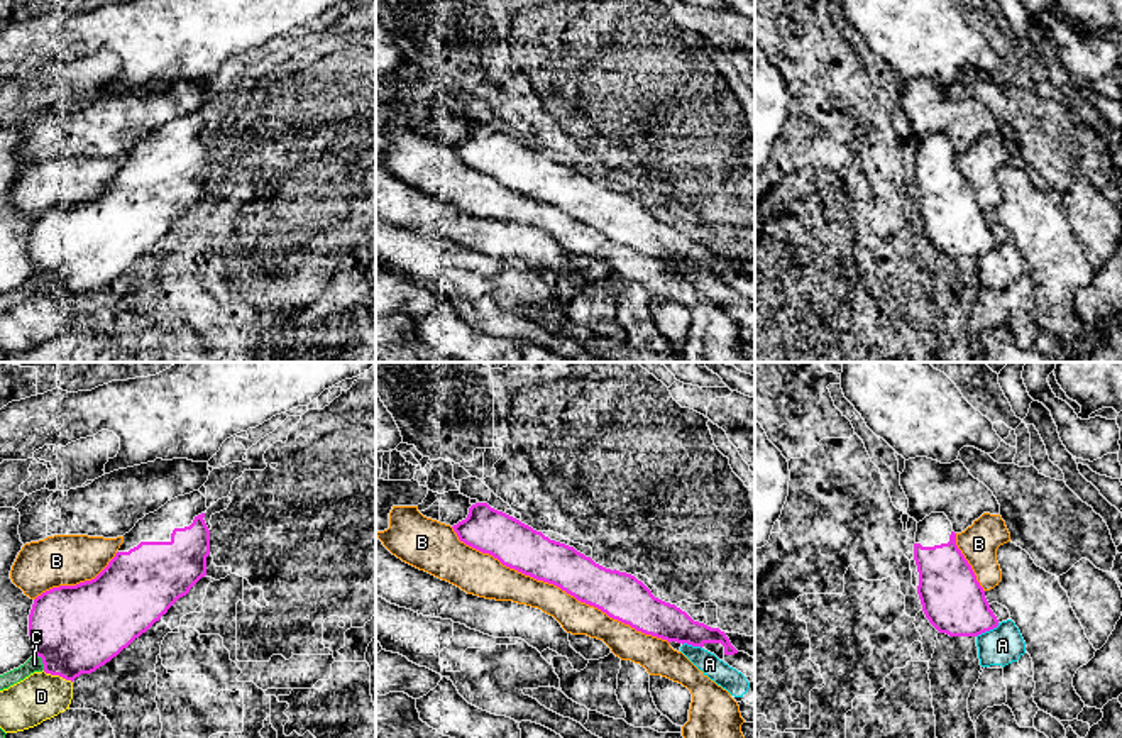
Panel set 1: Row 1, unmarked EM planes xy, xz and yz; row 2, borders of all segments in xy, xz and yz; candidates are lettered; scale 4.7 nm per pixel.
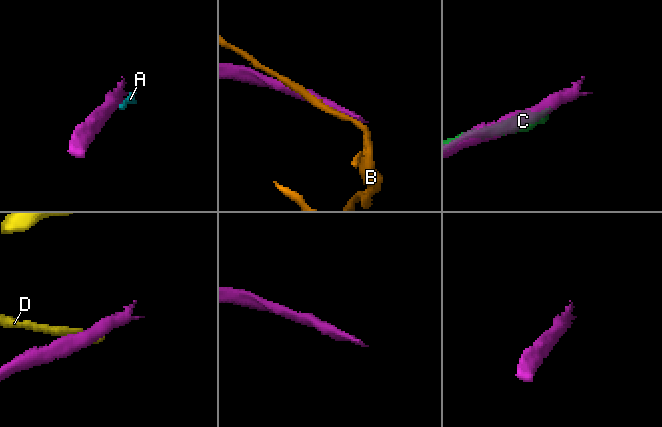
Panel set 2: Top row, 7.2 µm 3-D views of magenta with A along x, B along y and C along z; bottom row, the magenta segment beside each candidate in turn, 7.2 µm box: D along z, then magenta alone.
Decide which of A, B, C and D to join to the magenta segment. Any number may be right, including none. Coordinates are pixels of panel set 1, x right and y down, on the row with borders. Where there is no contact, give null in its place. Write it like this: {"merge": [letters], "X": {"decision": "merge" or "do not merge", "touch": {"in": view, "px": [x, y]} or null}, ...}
{"merge": [], "A": {"decision": "do not merge", "touch": {"in": "yz", "px": [987, 630]}}, "B": {"decision": "do not merge", "touch": {"in": "xz", "px": [559, 586]}}, "C": {"decision": "do not merge", "touch": {"in": "xy", "px": [43, 662]}}, "D": {"decision": "do not merge", "touch": {"in": "xy", "px": [58, 674]}}}

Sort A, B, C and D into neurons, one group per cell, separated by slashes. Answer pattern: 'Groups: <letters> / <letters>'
Groups: A C / B / D

